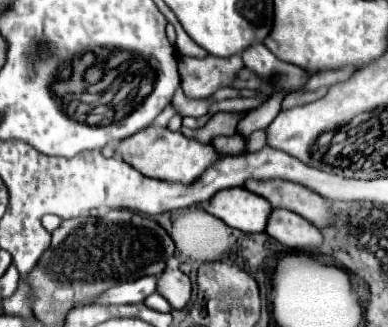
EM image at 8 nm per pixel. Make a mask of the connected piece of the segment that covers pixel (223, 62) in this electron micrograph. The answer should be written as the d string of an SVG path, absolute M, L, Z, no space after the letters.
M207 55L203 59L181 57L179 75L187 99L209 99L217 89L233 83L235 73L243 67L239 55L221 59Z

